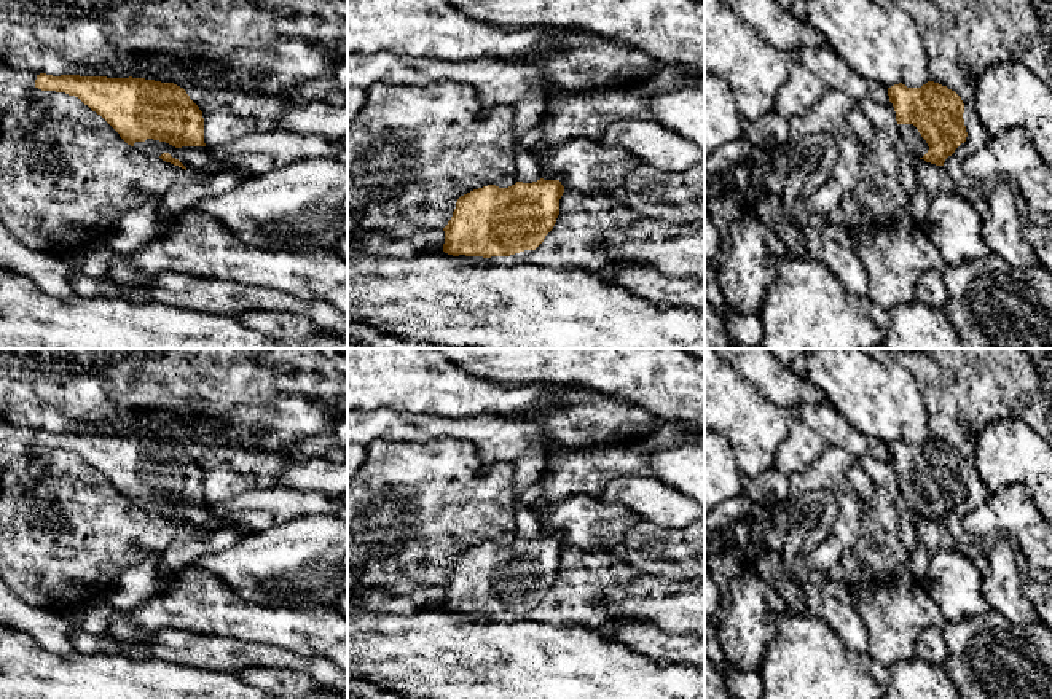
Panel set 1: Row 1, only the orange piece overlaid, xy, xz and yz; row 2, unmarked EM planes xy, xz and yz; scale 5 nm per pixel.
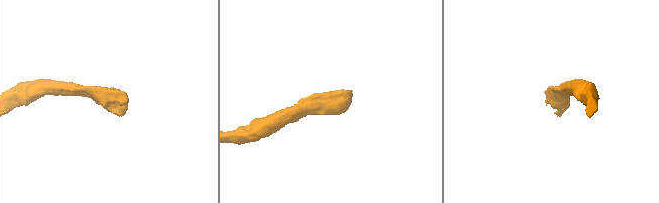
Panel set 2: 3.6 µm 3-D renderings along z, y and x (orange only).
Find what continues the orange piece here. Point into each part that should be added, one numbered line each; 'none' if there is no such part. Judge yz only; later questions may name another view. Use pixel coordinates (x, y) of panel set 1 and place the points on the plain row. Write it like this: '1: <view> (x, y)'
1: yz (912, 495)

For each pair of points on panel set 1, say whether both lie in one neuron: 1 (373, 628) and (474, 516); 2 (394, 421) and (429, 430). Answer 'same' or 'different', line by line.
1: different
2: same

